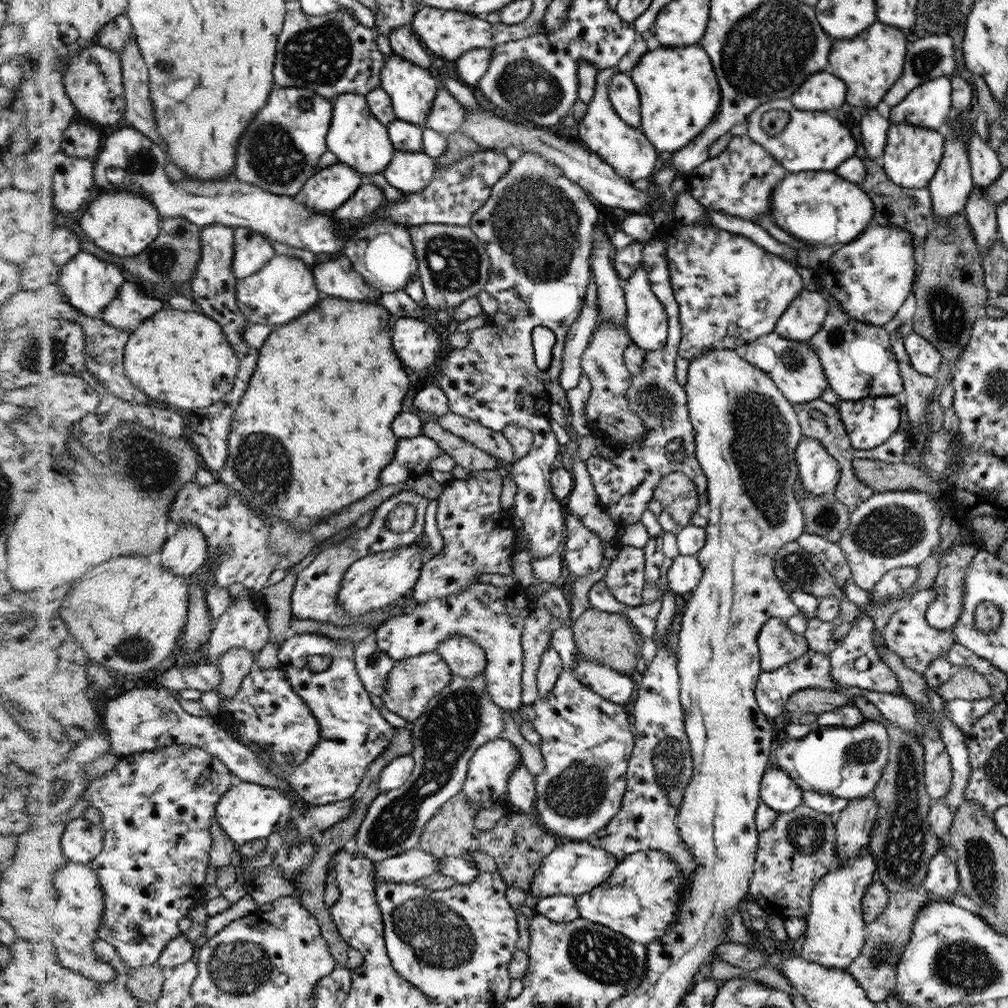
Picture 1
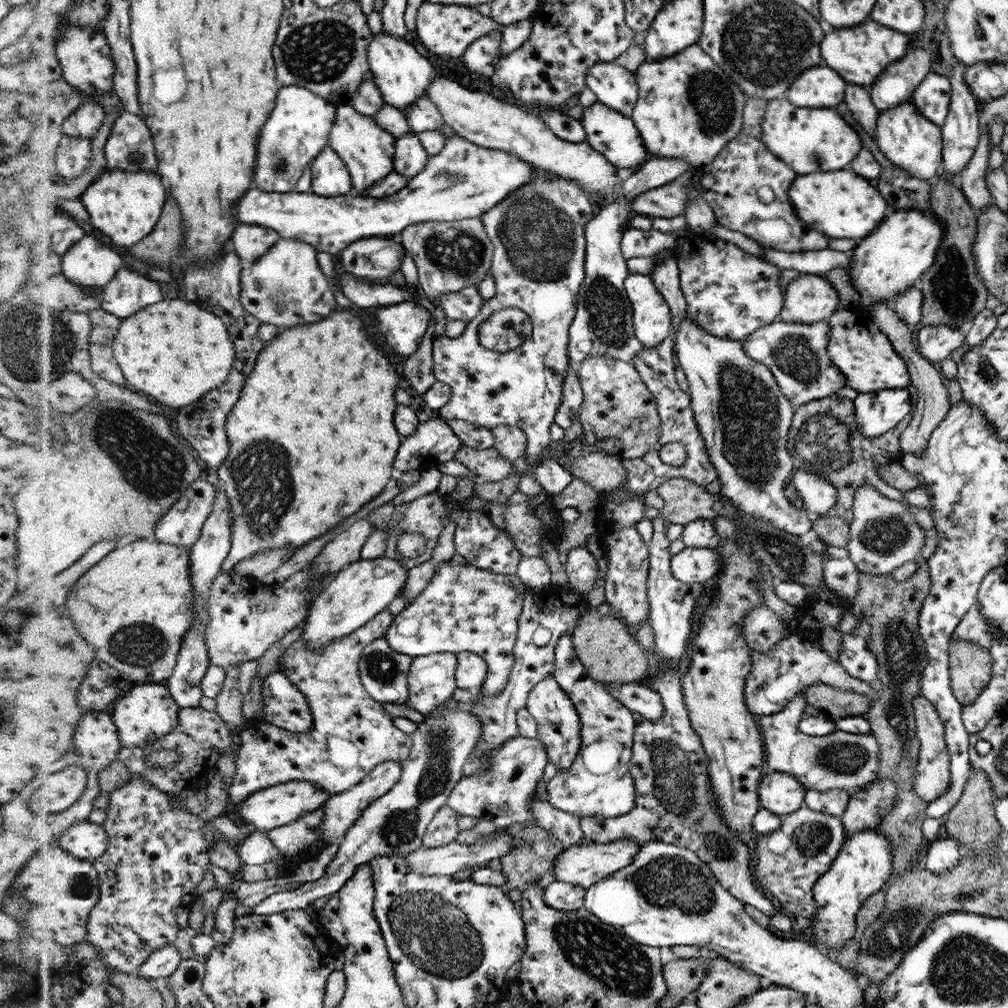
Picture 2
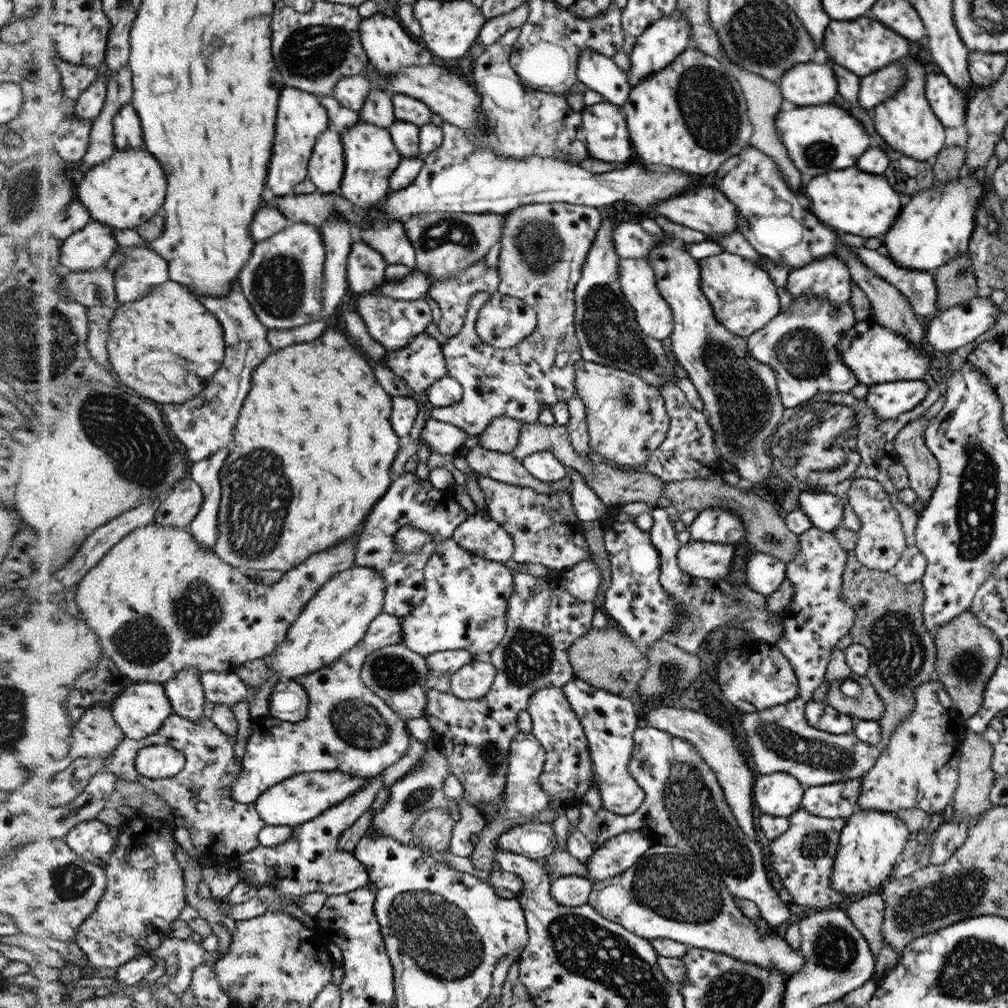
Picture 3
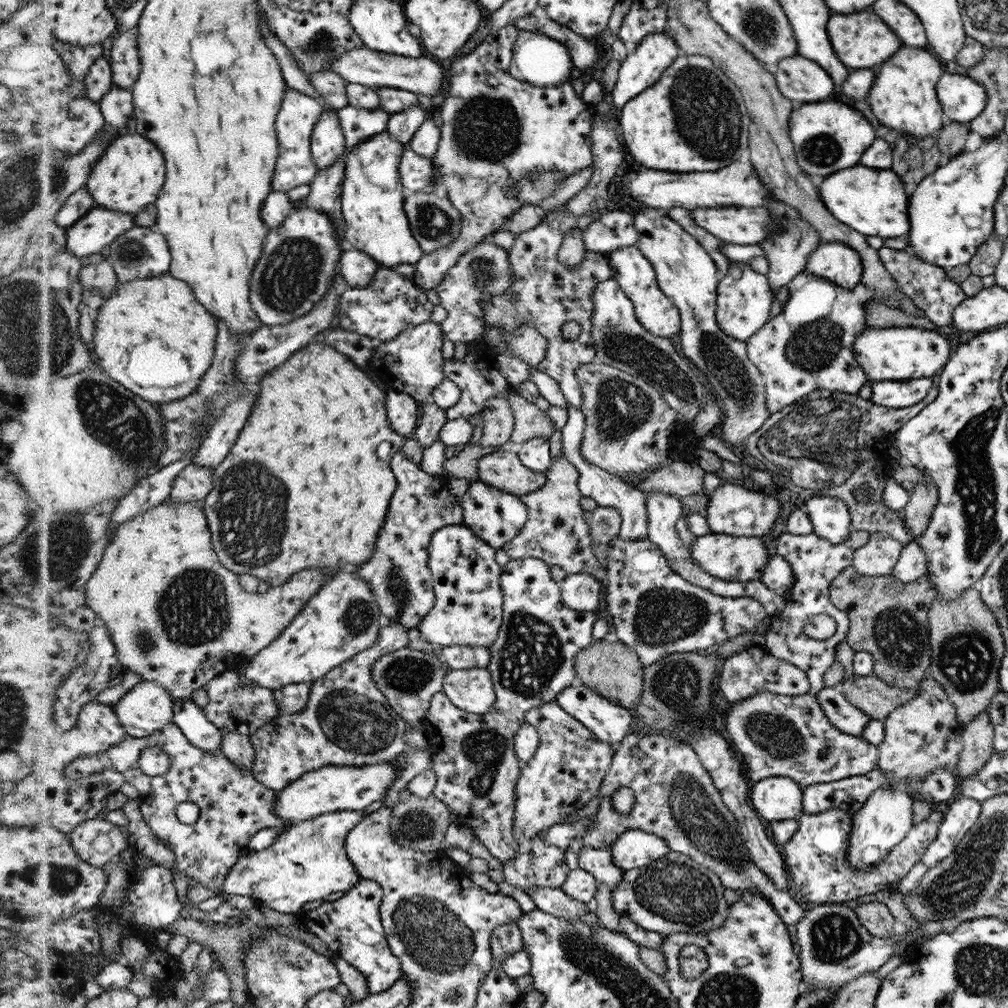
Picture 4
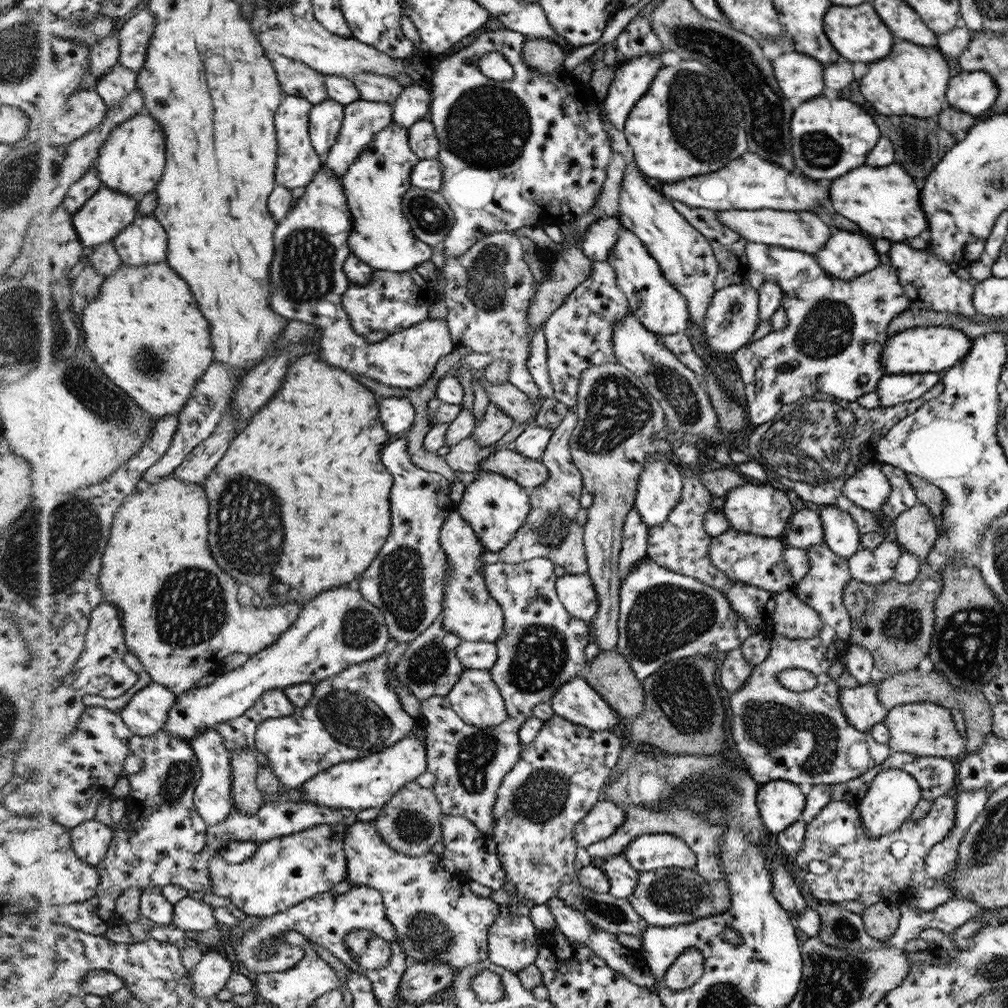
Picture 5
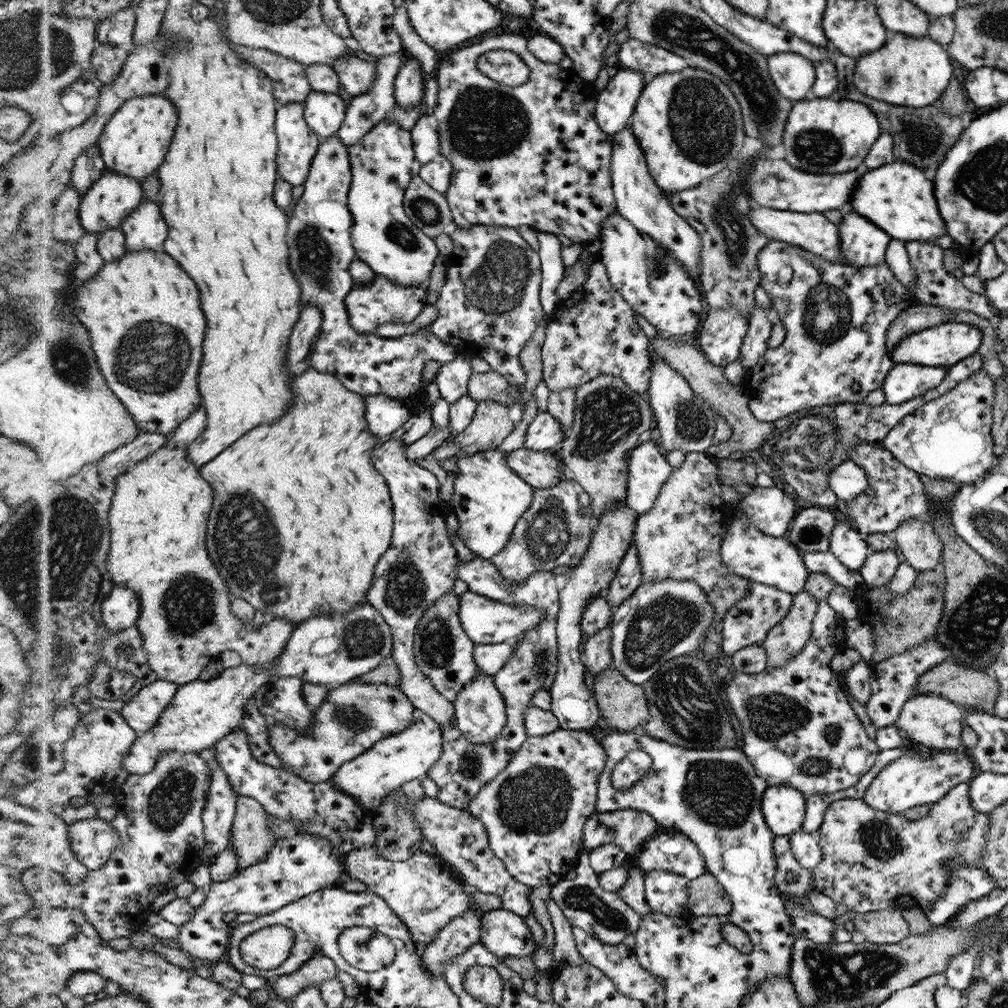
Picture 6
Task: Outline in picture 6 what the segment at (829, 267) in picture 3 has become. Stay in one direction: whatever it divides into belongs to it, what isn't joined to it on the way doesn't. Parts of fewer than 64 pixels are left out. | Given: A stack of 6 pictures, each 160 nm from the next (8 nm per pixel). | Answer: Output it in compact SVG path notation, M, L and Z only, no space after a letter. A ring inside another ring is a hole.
M843 211L839 249L846 265L862 269L885 262L888 242L892 238L874 224L857 212Z

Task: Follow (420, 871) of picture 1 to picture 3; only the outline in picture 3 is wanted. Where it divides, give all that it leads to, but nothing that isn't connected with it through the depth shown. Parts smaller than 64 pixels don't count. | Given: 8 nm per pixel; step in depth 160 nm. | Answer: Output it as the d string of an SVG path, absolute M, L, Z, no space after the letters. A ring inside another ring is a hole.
M532 821L506 830L496 840L497 850L511 850L528 859L547 857L556 846L556 837L548 823Z

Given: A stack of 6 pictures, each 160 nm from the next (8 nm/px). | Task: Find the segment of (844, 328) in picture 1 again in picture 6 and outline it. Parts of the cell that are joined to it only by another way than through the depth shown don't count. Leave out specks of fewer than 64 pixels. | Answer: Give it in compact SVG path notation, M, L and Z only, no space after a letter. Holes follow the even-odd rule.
M954 320L949 323L921 330L918 334L906 336L896 350L890 354L891 359L898 364L921 364L922 366L944 366L950 368L959 361L977 353L982 344L983 334L978 328L970 324L958 323Z

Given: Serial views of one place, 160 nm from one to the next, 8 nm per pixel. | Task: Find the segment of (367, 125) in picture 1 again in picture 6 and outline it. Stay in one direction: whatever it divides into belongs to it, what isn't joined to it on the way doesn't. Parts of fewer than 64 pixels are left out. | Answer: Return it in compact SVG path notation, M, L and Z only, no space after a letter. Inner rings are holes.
M380 122L359 144L347 147L351 159L351 188L348 203L353 214L353 238L358 258L374 273L404 288L430 286L432 270L440 262L436 238L424 234L408 218L403 207L405 190L419 174L422 163L416 158L411 131L397 122Z

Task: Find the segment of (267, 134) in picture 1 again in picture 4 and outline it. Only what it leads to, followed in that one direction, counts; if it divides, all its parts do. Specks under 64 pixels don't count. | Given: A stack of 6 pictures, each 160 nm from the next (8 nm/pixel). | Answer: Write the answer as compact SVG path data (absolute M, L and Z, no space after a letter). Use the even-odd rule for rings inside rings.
M287 89L283 109L277 118L281 155L279 156L278 168L275 171L274 191L287 193L301 184L310 185L314 180L314 176L319 170L315 165L314 156L311 154L311 134L324 111L322 102L310 98L302 91Z

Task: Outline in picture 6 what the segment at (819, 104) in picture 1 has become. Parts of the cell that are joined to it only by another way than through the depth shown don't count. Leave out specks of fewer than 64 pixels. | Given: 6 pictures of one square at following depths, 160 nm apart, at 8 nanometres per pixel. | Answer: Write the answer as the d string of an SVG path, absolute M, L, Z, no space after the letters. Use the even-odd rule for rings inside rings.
M774 54L768 57L767 65L777 89L784 95L784 98L795 103L811 96L817 72L813 62L810 62L804 55Z

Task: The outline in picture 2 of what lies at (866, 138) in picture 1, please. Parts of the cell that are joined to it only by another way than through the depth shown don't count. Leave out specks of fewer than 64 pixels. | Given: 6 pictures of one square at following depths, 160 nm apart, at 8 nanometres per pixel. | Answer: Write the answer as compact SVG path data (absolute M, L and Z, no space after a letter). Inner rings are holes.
M847 84L844 101L852 110L854 118L860 126L870 135L875 137L877 120L882 111L875 106L868 89L855 84Z

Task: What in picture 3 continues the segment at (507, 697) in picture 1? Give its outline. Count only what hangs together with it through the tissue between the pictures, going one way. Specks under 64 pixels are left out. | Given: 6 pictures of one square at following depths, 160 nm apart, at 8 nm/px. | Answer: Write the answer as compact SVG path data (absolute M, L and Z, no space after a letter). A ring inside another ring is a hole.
M453 538L440 543L434 553L426 566L427 594L422 604L400 618L403 643L424 657L460 649L487 657L507 632L509 600L515 592L512 570L504 563L472 554Z

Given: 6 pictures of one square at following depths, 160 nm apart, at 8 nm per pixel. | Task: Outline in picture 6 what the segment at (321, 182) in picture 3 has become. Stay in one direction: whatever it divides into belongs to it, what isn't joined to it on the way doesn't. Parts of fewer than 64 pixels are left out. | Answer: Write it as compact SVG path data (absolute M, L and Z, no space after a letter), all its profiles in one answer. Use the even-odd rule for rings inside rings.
M313 91L303 102L304 115L320 139L328 138L342 128L348 105L345 95Z

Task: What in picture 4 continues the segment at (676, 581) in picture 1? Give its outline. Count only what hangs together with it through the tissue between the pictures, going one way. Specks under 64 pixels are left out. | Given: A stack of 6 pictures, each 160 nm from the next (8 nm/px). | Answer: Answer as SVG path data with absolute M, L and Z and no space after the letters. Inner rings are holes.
M711 532L703 536L697 536L695 543L696 544L692 546L691 558L693 558L704 571L710 574L710 576L724 581L743 583L747 580L761 580L764 569L767 568L768 559L771 557L767 552L766 544L760 537L732 536Z

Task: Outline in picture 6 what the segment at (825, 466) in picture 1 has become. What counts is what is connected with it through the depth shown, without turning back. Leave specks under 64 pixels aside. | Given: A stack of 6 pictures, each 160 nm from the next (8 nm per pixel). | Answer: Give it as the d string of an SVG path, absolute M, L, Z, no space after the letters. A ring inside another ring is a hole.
M837 520L831 532L831 549L834 556L849 569L859 570L872 553L860 533L847 520Z

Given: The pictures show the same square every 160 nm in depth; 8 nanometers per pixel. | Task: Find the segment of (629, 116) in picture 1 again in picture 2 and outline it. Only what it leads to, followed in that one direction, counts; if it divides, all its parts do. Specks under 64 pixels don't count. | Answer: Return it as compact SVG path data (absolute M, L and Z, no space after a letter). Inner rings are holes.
M598 63L587 73L587 86L596 93L597 100L629 117L639 98L635 73L615 63Z

